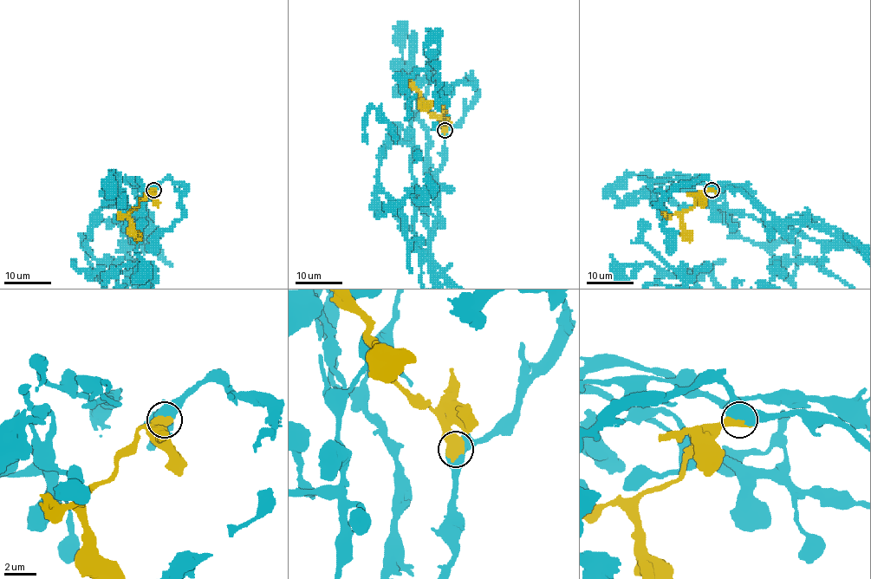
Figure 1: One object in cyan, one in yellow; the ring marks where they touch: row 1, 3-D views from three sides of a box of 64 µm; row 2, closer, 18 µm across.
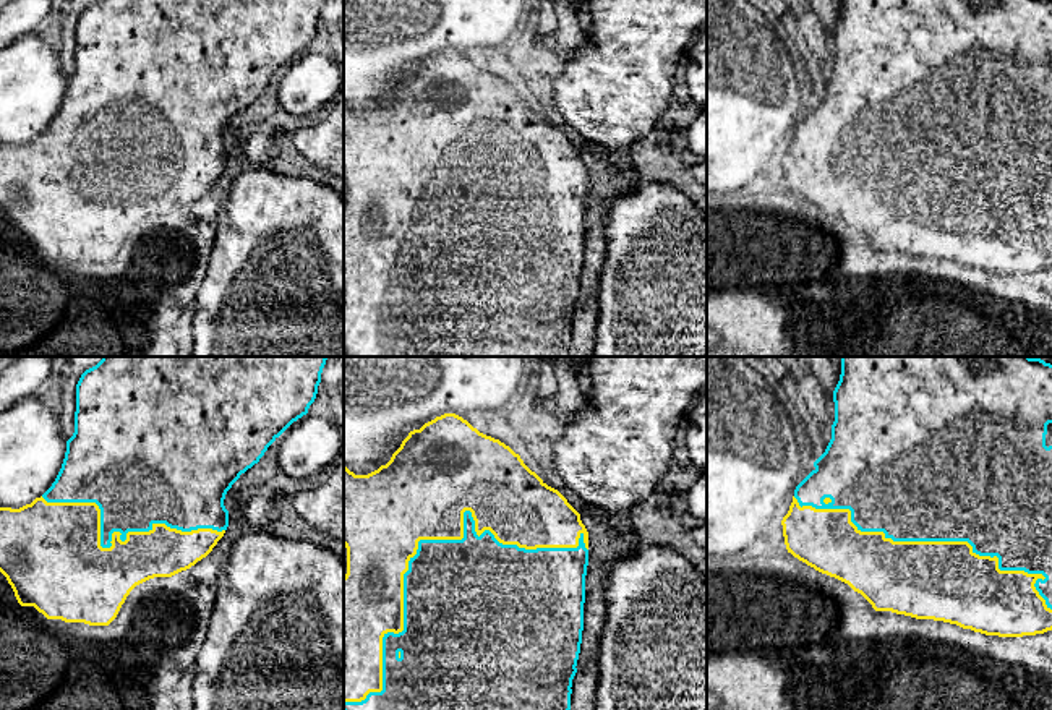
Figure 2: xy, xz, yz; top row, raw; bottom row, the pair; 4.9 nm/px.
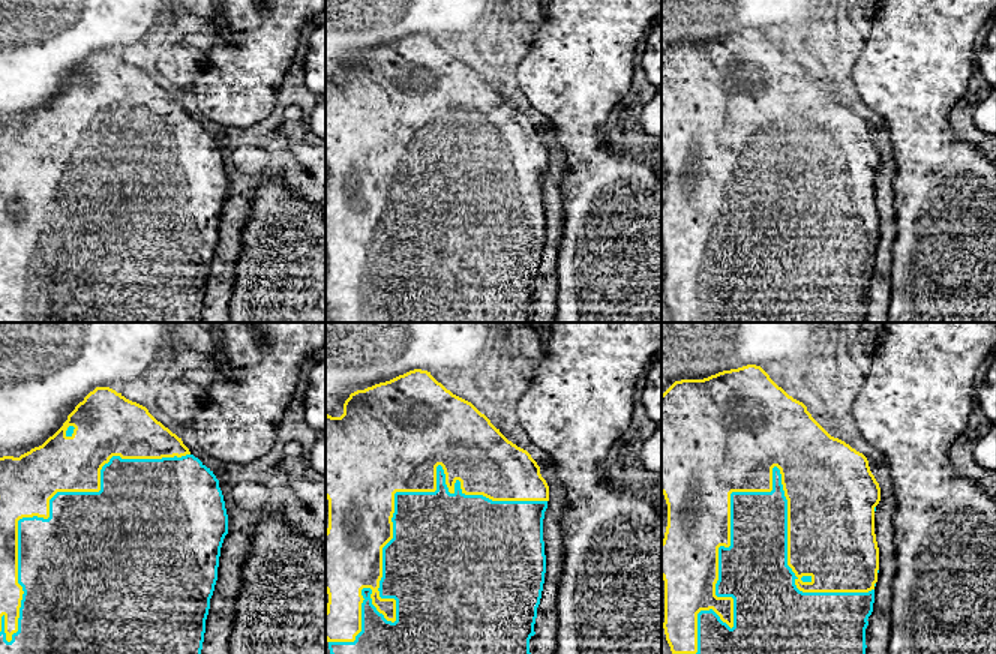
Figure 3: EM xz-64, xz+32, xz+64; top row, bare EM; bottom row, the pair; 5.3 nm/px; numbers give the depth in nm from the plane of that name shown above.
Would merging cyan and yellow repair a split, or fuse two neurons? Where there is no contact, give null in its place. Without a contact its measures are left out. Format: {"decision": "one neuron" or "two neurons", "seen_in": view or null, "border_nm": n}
{"decision": "one neuron", "seen_in": "xz", "border_nm": 1450}

